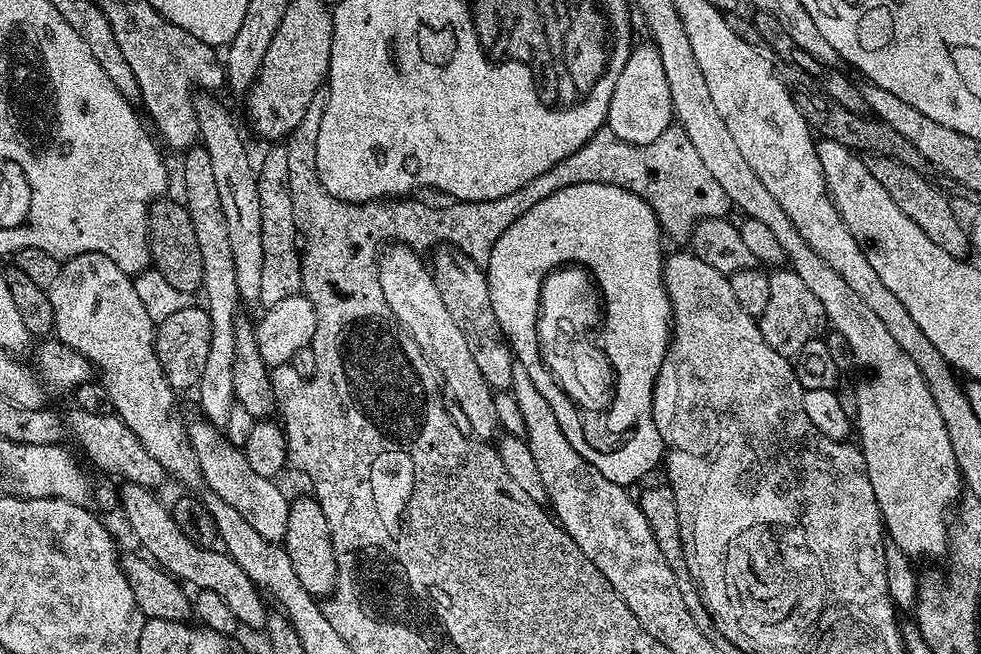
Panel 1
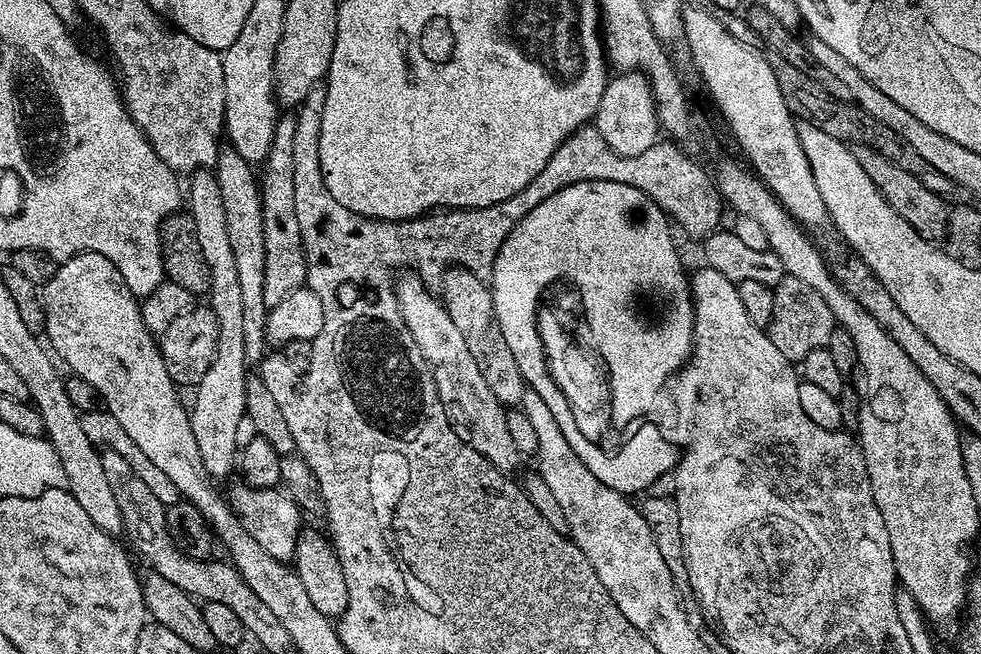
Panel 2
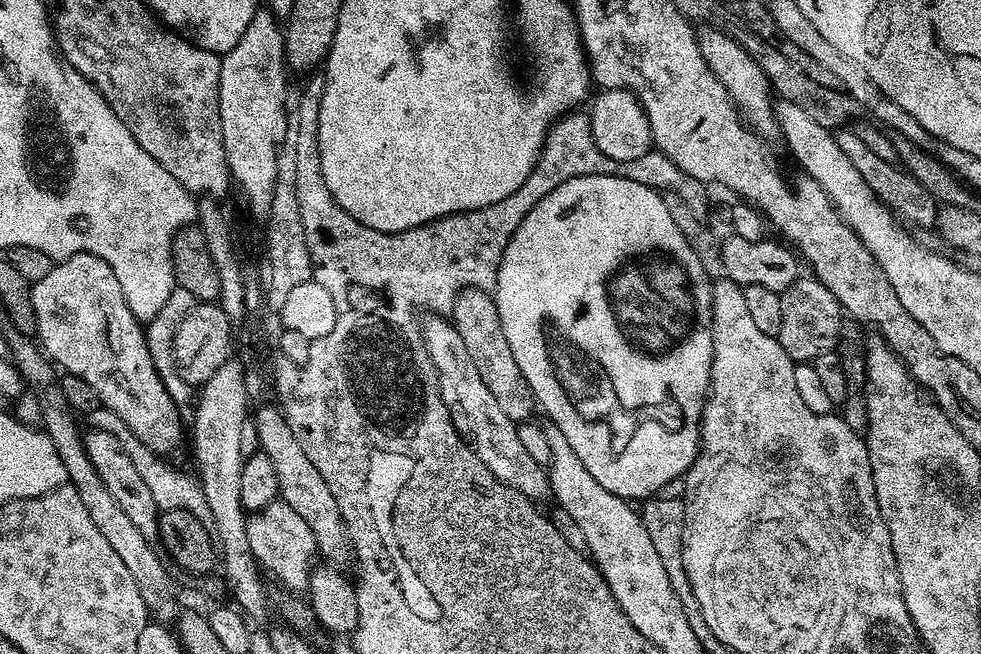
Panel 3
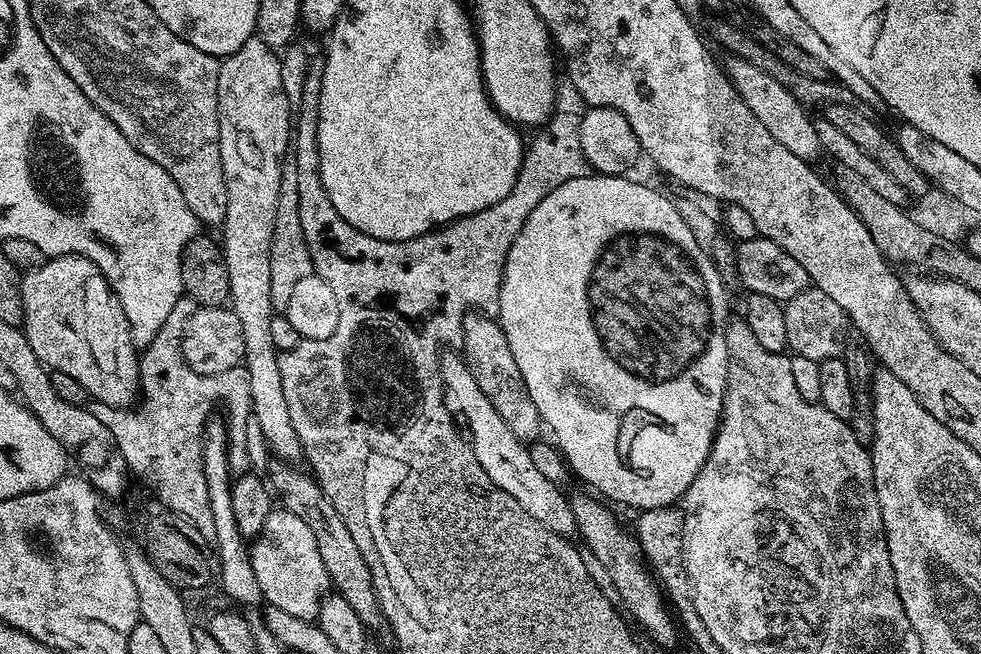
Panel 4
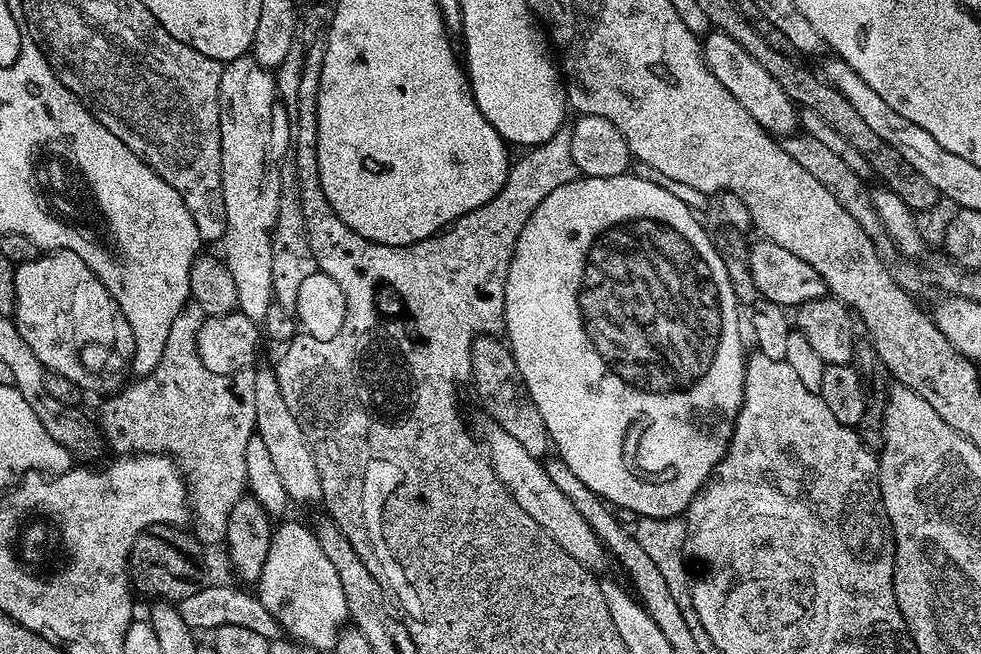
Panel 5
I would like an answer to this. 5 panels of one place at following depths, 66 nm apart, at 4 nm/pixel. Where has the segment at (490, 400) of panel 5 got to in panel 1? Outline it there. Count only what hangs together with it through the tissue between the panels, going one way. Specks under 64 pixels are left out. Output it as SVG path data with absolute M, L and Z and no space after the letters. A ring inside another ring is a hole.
M451 246L437 247L431 256L430 267L434 282L438 286L438 294L442 294L442 302L446 305L446 310L450 310L450 318L454 318L458 330L462 330L462 335L466 338L466 346L470 350L470 355L474 357L482 378L486 378L486 382L494 390L511 389L514 357L508 341L504 338L498 318L494 314L494 306L490 302L485 269L470 258L466 258L464 252L459 252Z

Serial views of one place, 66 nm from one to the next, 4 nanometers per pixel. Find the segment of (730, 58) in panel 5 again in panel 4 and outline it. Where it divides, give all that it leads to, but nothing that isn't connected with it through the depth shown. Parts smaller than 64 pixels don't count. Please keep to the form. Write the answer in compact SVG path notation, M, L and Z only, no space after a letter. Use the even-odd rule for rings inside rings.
M739 58L729 61L729 64L726 64L727 74L746 106L750 106L754 118L758 118L758 122L762 122L762 126L766 126L766 130L770 130L770 134L774 134L774 138L778 138L778 142L786 146L786 150L798 154L798 158L816 162L816 159L822 156L822 149L813 117L810 118L804 113L807 112L805 105L800 104L798 98L794 98L794 94L790 94L786 86L782 86L782 82L770 78L770 74L766 74L758 66Z

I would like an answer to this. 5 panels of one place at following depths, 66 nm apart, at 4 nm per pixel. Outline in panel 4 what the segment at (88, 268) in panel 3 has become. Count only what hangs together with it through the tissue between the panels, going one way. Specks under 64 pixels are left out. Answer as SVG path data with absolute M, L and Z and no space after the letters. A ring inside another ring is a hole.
M54 256L45 259L42 266L23 273L22 308L24 310L24 337L40 363L52 372L70 374L86 386L95 403L126 408L137 403L140 390L140 357L138 346L132 340L132 331L120 305L120 297L108 285L108 279L98 266L85 256Z

